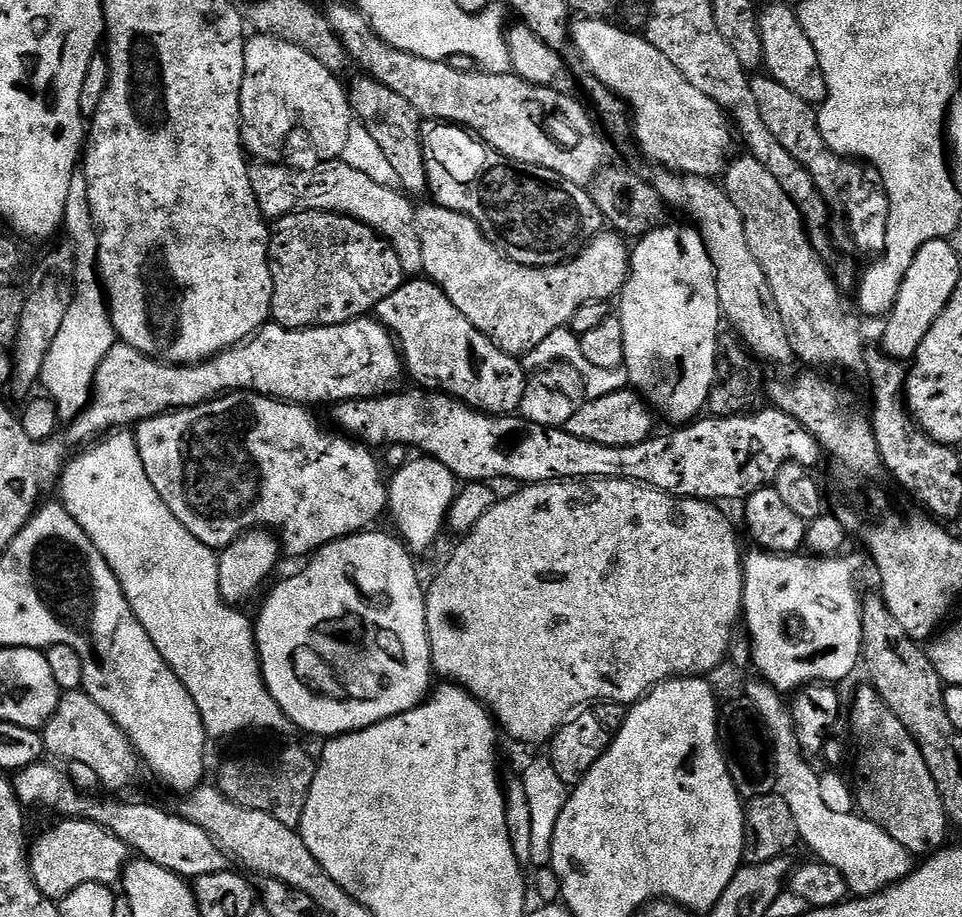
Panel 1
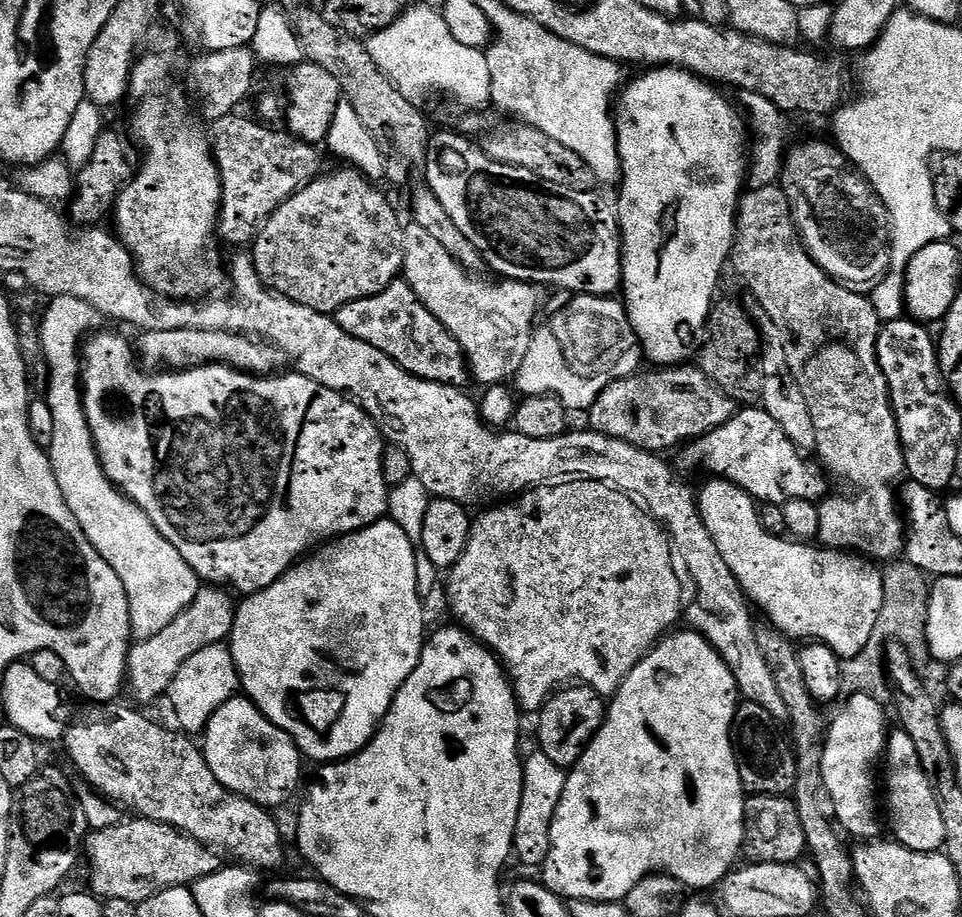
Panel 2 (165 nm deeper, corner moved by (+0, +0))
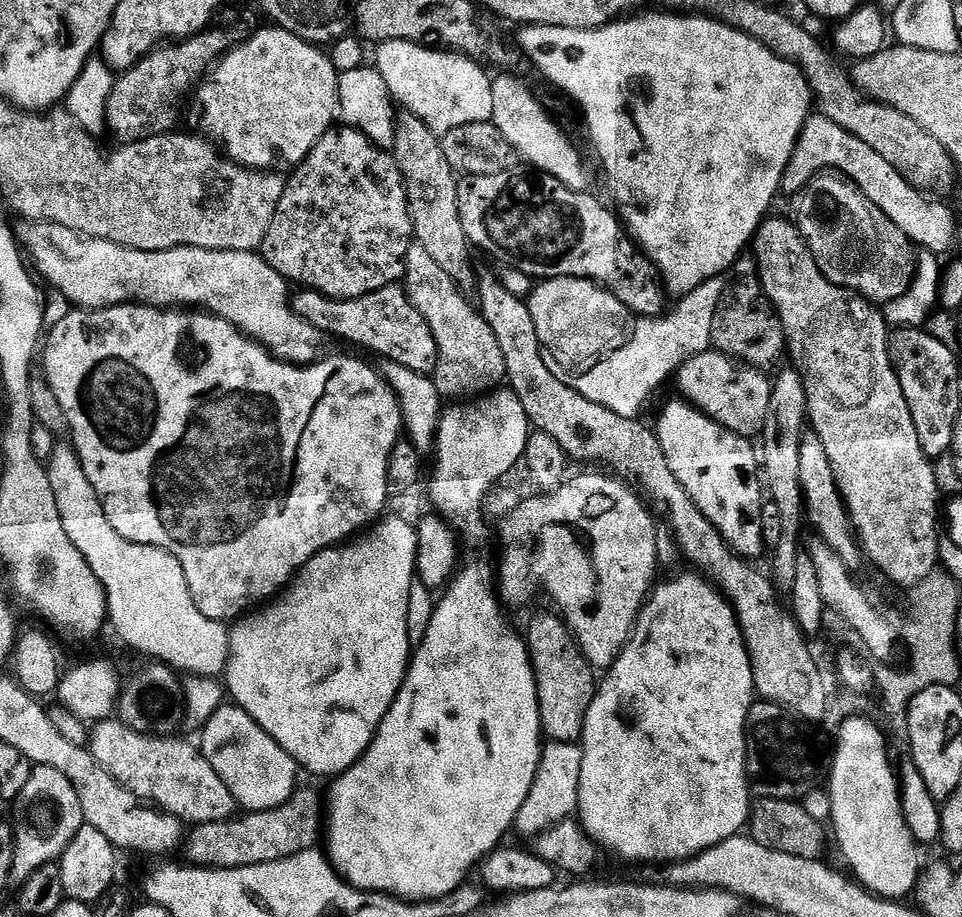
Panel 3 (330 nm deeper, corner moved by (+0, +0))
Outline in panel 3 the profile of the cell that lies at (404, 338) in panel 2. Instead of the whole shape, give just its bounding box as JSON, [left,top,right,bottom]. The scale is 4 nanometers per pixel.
[290,284,440,373]

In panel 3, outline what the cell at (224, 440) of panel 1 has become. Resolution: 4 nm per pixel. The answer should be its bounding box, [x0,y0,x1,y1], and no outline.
[42,304,404,622]

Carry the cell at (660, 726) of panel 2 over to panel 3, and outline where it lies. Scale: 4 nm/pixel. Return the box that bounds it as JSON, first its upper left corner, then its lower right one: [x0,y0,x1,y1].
[578,570,754,866]

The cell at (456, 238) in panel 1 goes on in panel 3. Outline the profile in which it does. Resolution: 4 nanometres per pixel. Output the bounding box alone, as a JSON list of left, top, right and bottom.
[402,243,506,402]

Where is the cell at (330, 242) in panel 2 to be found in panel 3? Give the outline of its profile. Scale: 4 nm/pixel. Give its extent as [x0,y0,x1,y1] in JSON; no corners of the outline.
[258,126,414,300]

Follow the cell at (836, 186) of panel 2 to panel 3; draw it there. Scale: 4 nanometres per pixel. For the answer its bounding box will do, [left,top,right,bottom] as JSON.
[791,174,918,306]

